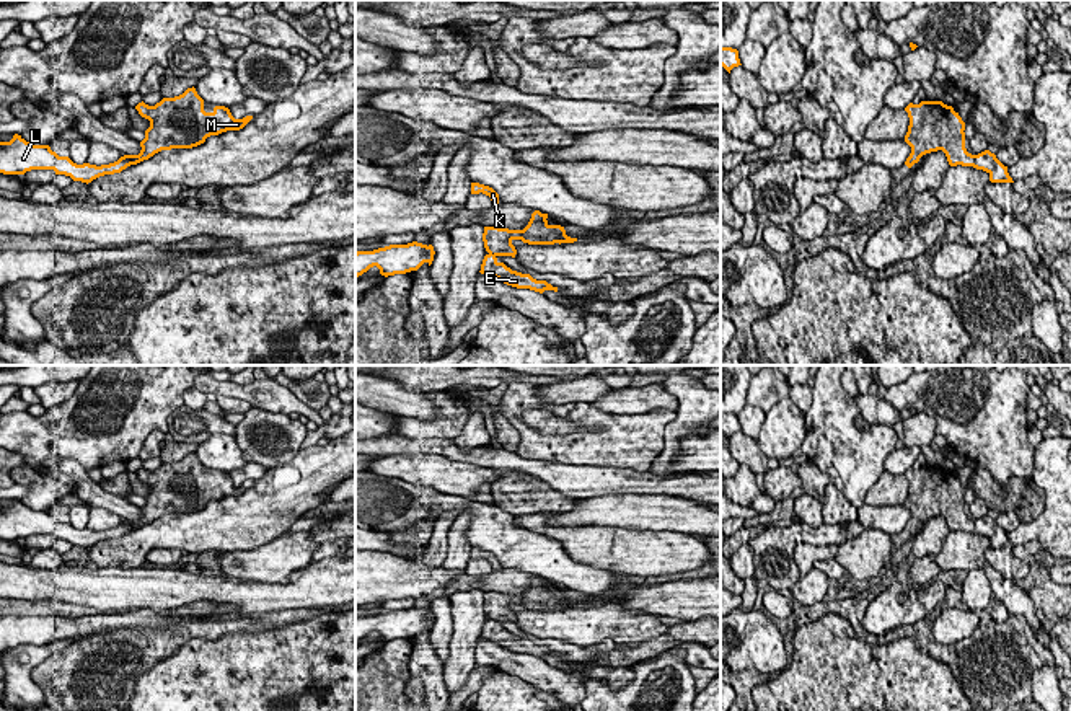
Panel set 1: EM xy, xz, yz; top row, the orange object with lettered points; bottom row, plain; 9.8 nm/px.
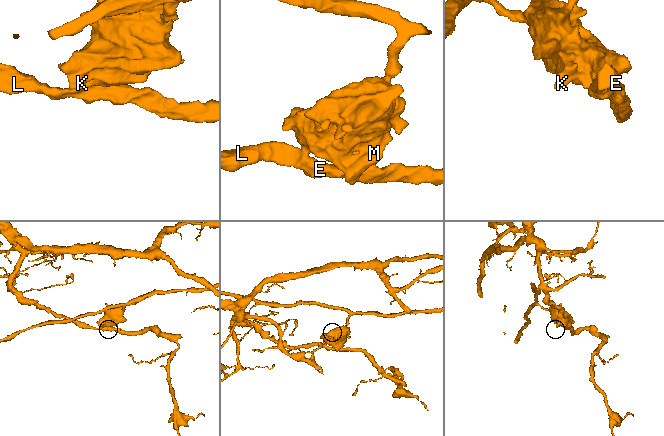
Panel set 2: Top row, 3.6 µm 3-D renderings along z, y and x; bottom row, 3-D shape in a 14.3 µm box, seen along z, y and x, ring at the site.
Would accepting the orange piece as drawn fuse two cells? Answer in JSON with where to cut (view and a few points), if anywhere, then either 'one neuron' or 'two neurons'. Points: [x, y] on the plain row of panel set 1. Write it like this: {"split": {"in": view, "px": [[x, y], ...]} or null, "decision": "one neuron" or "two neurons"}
{"split": {"in": "yz", "px": [[975, 521], [974, 532]]}, "decision": "two neurons"}

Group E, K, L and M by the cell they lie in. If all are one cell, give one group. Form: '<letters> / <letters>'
E L / K M

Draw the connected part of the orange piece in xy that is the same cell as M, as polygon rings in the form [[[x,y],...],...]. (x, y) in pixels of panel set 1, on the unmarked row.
[[[194,452],[179,461],[163,463],[155,471],[142,466],[135,475],[150,486],[150,492],[140,507],[140,519],[129,520],[130,530],[148,525],[161,515],[197,512],[207,502],[240,496],[253,484],[253,481],[235,484],[225,471],[215,471],[212,478],[205,478],[204,465]]]

